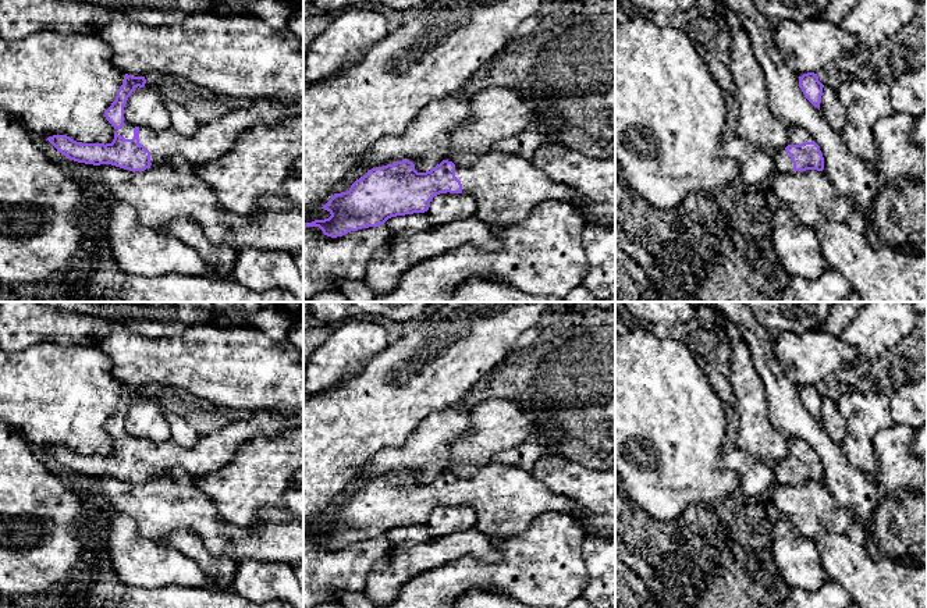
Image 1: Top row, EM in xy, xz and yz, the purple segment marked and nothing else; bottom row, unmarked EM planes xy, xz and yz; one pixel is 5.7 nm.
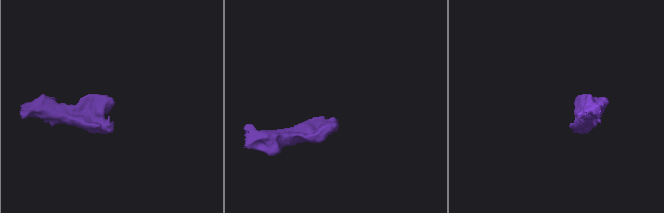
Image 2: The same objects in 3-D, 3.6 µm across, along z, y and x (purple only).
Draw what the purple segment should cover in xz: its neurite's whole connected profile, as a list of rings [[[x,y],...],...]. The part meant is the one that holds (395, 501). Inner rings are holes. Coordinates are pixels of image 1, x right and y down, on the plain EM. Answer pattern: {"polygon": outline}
{"polygon": [[[490,463],[470,479],[443,472],[426,484],[418,484],[412,473],[402,472],[372,480],[356,491],[347,504],[334,505],[322,519],[331,527],[303,534],[303,540],[319,538],[327,548],[342,548],[351,543],[379,538],[391,529],[425,525],[434,508],[447,504],[472,506],[477,515],[476,527],[489,537],[519,534],[530,526],[536,516],[544,512],[562,512],[573,516],[578,509],[573,501],[554,494],[530,472],[516,467],[501,467]]]}

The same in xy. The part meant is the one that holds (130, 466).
{"polygon": [[[125,385],[116,412],[104,423],[106,431],[114,438],[111,455],[82,455],[67,447],[53,447],[46,452],[70,472],[85,476],[111,476],[129,483],[143,483],[160,472],[180,466],[193,479],[199,479],[231,462],[238,448],[248,440],[274,438],[290,429],[303,426],[303,413],[281,417],[256,412],[248,420],[231,422],[225,427],[200,435],[191,448],[182,448],[171,440],[154,444],[124,431],[128,409],[145,395],[145,388]]]}

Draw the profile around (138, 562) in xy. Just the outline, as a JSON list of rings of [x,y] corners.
[[[114,512],[107,520],[106,552],[125,586],[156,589],[182,584],[216,590],[217,579],[178,550],[145,538],[132,518]]]

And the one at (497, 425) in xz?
[[[505,398],[476,402],[470,423],[472,429],[452,442],[445,467],[461,479],[473,477],[491,463],[494,455],[519,447],[532,435],[546,434],[553,442],[561,438],[546,433],[516,402]]]

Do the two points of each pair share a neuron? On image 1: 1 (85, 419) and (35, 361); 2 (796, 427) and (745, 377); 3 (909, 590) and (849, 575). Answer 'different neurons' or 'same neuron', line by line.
1: same neuron
2: different neurons
3: same neuron

